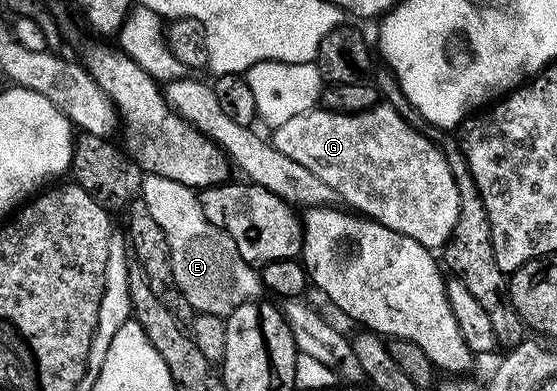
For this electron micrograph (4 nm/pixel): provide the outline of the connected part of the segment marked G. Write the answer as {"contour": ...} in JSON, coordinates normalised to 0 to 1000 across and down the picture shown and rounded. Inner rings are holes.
{"contour":[[[679,263],[655,289],[636,292],[592,289],[589,279],[571,274],[557,289],[530,294],[530,304],[515,304],[515,315],[496,322],[488,340],[492,376],[515,396],[515,407],[530,407],[530,417],[544,417],[551,437],[573,448],[592,488],[621,514],[618,522],[628,537],[716,591],[779,642],[790,639],[810,601],[817,560],[824,560],[828,512],[820,460],[810,448],[799,394],[761,350],[765,343],[758,332],[729,315],[724,294],[697,263]]]}

